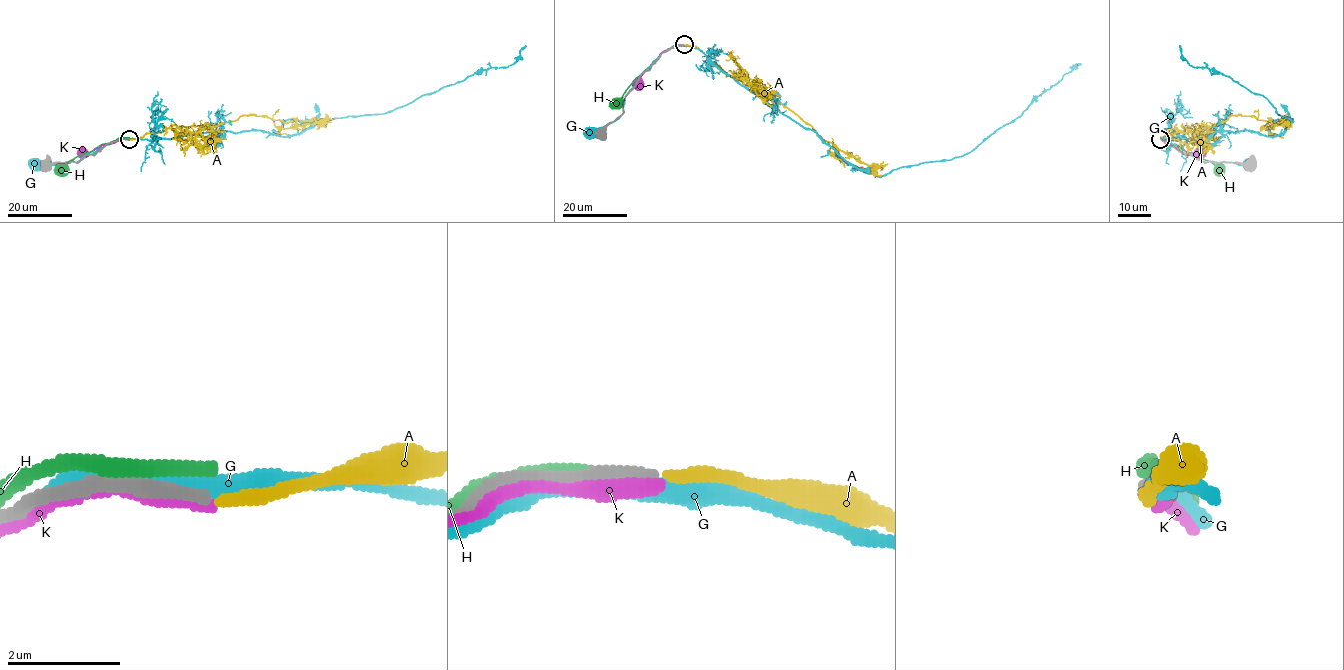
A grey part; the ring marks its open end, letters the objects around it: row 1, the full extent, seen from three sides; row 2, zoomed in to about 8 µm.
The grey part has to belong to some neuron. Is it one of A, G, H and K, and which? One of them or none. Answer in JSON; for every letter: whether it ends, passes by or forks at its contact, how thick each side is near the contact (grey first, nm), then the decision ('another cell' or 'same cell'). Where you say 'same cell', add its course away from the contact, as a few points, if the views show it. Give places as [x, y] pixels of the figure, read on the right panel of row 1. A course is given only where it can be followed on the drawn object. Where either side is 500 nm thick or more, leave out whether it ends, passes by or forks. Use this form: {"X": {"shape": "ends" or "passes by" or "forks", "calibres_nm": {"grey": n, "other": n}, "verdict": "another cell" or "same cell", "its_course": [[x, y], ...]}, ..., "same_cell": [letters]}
{"A": {"shape": "ends", "calibres_nm": {"grey": 240, "other": 240}, "verdict": "same cell", "its_course": [[1160, 139], [1186, 128], [1193, 135], [1231, 115], [1288, 119], [1265, 128], [1283, 138]]}, "G": {"shape": "passes by", "calibres_nm": {"grey": 280, "other": 300}, "verdict": "another cell"}, "H": {"shape": "passes by", "calibres_nm": {"grey": 280, "other": 300}, "verdict": "another cell"}, "K": {"shape": "passes by", "calibres_nm": {"grey": 280, "other": 240}, "verdict": "another cell"}, "same_cell": ["A"]}

